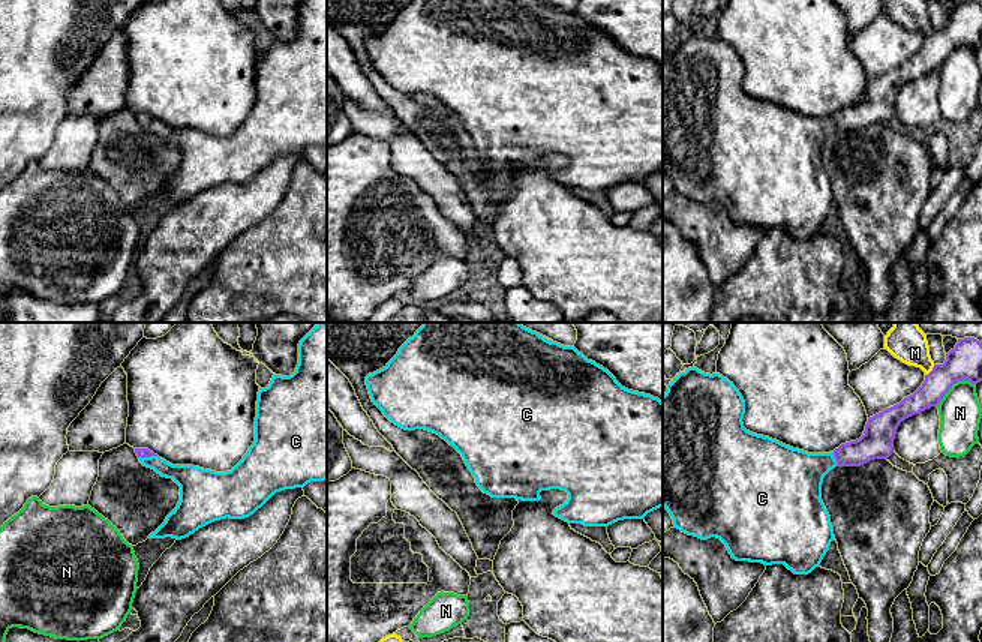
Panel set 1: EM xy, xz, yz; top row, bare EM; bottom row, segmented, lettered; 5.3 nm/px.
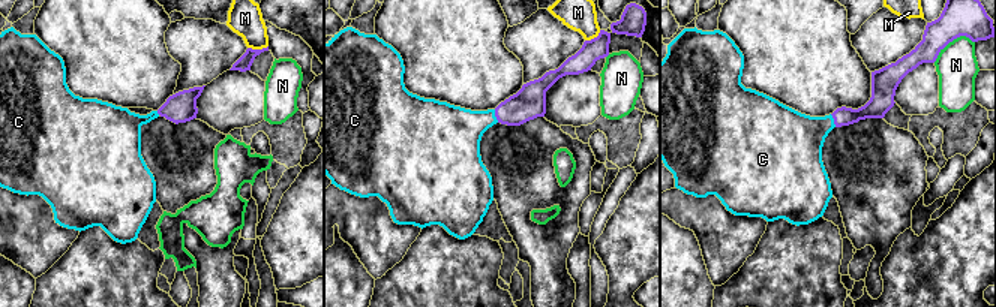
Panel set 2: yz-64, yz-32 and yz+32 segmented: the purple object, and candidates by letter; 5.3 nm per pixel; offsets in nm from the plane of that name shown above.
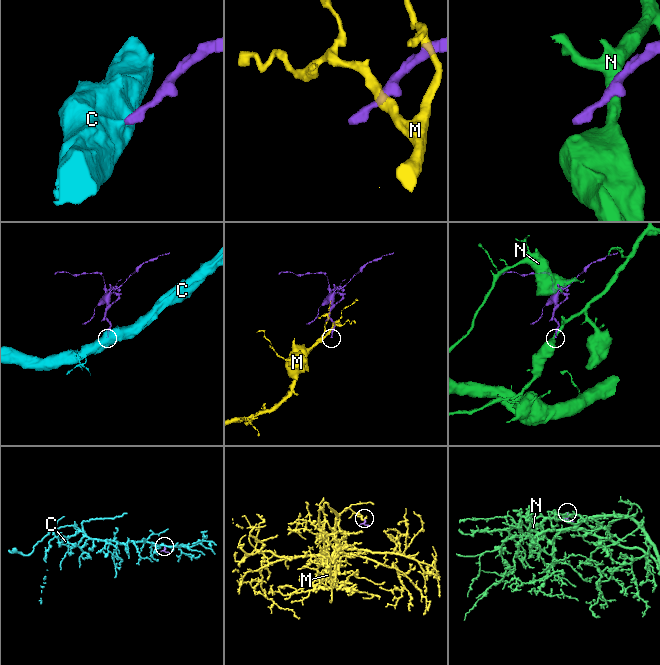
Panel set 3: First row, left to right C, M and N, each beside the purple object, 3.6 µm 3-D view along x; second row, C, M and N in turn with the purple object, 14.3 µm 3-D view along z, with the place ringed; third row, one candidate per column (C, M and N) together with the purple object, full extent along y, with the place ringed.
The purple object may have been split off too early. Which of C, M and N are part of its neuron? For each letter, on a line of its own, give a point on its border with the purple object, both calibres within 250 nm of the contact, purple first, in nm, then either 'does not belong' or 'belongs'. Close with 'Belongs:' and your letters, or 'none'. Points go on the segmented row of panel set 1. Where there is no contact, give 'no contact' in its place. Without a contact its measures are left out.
C: meets purple in xy at (147, 456); 50 nm thick on the purple side, 140 nm on the other; belongs
M: meets purple in yz at (931, 371); 190 nm thick on the purple side, 200 nm on the other; does not belong
N: meets purple in yz at (952, 384); 190 nm thick on the purple side, 220 nm on the other; does not belong
Belongs: C

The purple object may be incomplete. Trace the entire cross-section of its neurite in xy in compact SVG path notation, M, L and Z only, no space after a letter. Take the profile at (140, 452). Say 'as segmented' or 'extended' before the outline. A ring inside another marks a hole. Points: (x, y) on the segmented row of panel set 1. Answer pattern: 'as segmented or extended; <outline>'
extended; M327 322L315 326L298 344L298 364L289 376L273 375L265 388L259 387L255 417L255 441L243 459L226 472L193 465L172 465L148 448L135 448L139 462L180 486L180 501L165 522L148 538L186 538L199 528L220 519L244 519L261 508L276 492L304 488L327 480Z

